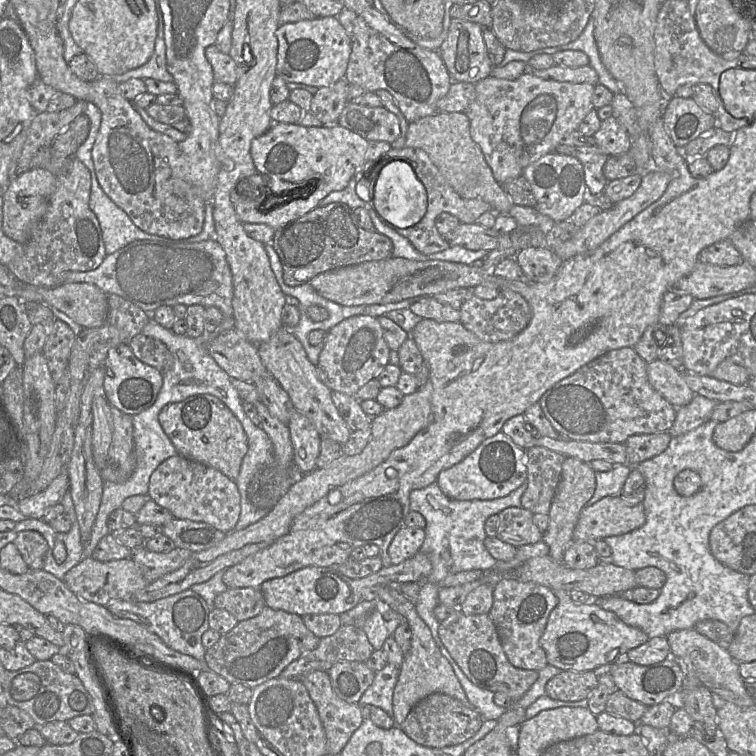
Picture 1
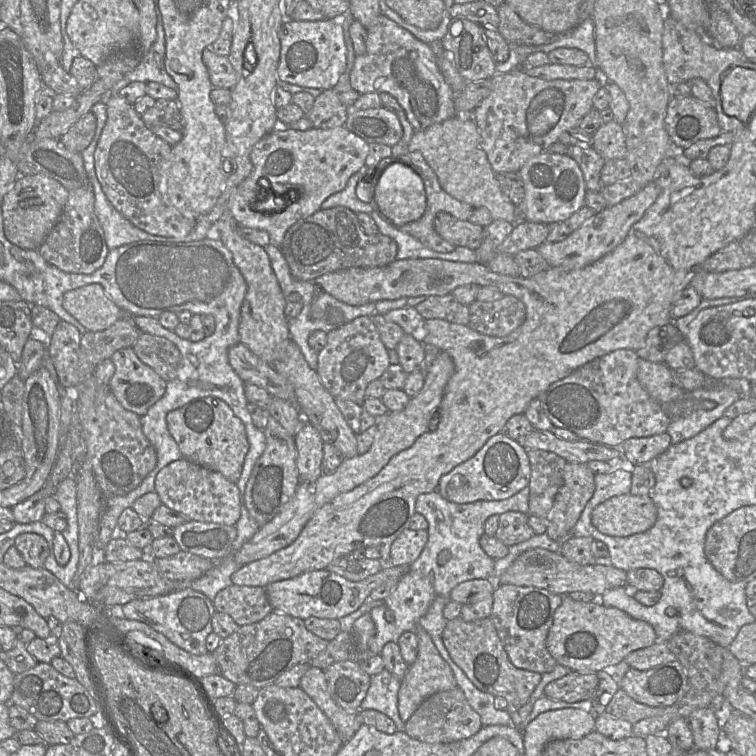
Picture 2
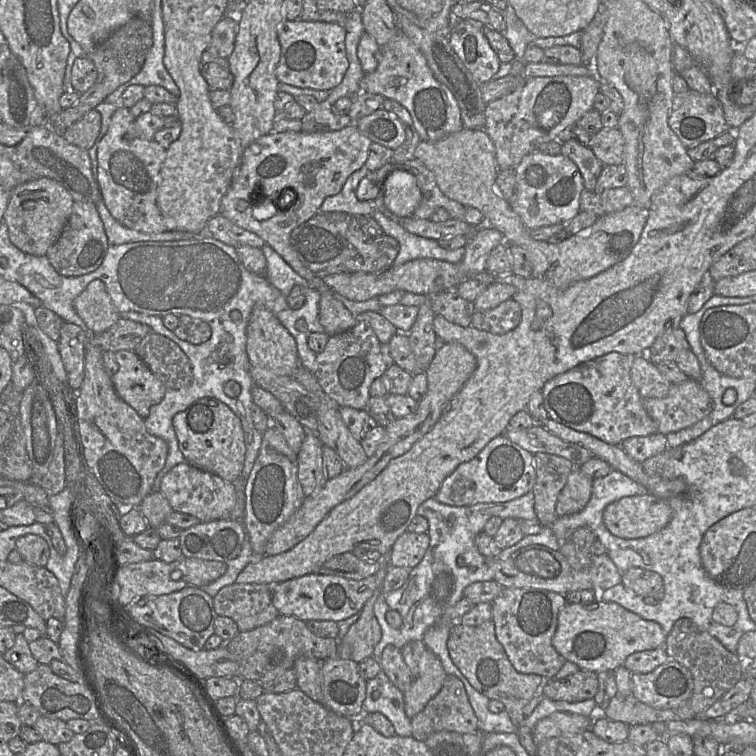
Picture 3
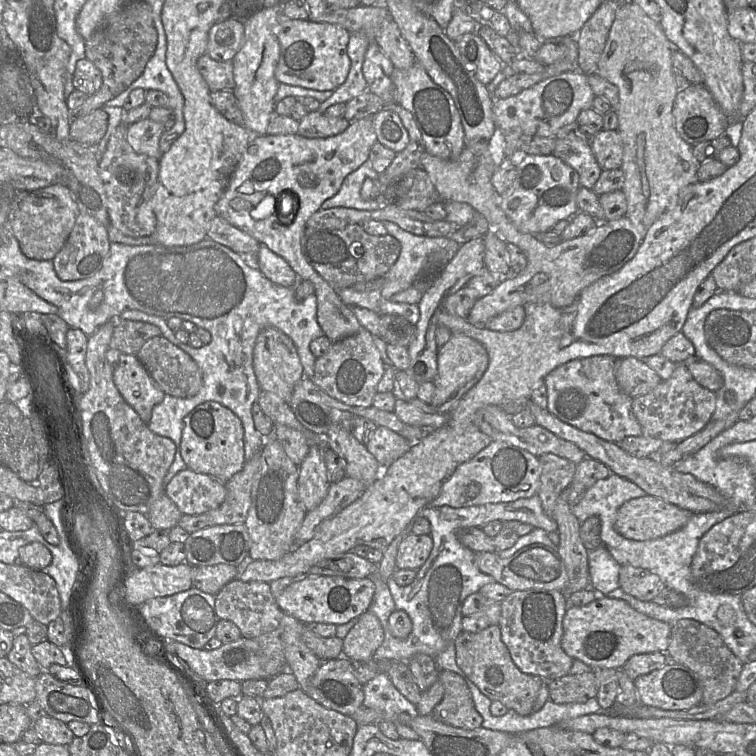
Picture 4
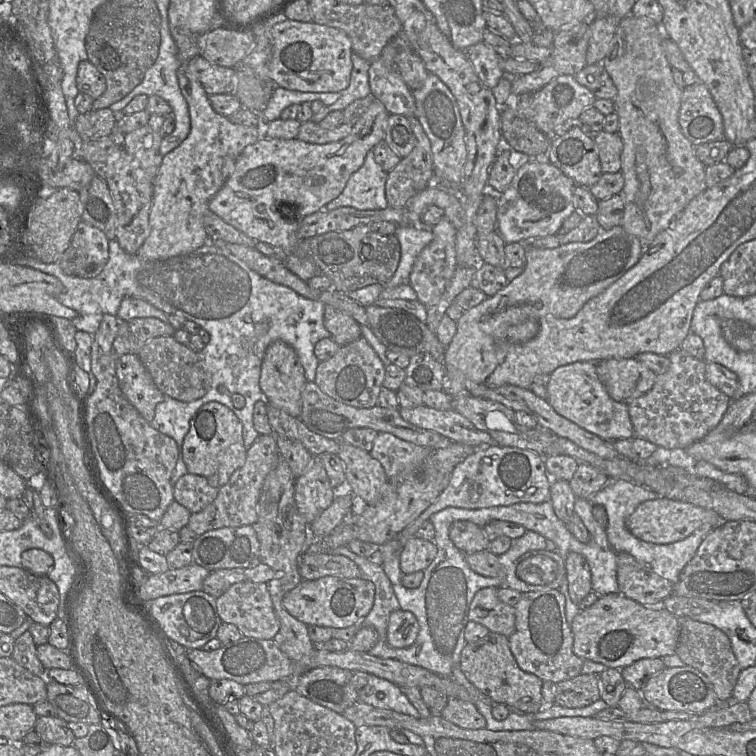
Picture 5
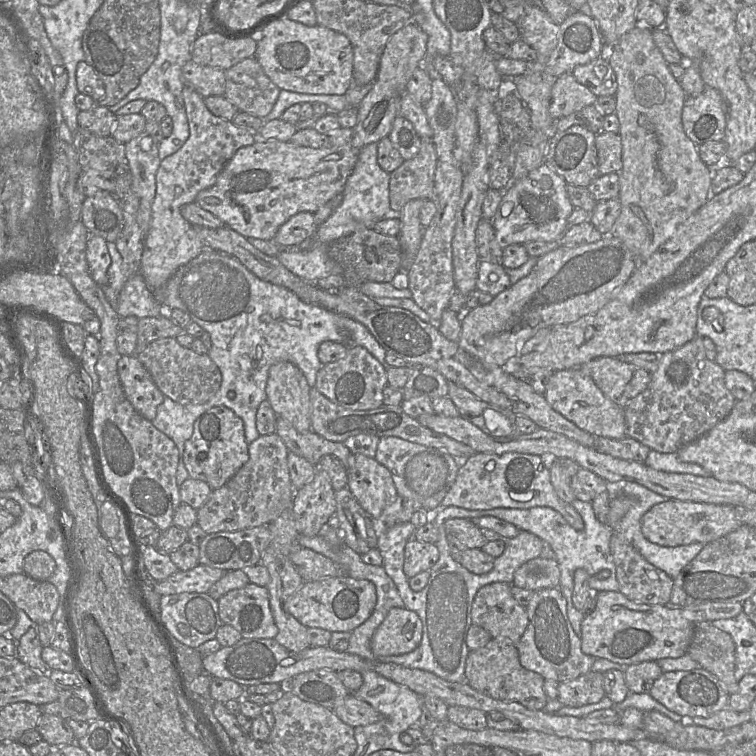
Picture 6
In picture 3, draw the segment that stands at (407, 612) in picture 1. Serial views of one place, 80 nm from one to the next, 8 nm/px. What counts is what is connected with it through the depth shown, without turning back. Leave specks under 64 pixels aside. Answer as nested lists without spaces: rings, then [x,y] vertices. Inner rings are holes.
[[[428,648],[425,649],[419,662],[418,676],[414,678],[409,689],[403,692],[404,710],[408,718],[413,719],[424,709],[426,704],[439,693],[446,676],[447,674],[439,658]]]

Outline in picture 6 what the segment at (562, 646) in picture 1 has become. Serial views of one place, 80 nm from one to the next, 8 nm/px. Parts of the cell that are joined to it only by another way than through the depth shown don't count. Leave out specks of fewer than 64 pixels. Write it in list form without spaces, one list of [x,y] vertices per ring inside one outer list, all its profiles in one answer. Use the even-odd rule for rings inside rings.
[[[601,591],[597,593],[595,609],[586,614],[581,624],[581,649],[584,654],[607,659],[614,663],[632,665],[644,661],[656,661],[663,658],[678,658],[687,653],[692,641],[696,623],[686,617],[683,607],[638,603],[628,599],[619,591]]]

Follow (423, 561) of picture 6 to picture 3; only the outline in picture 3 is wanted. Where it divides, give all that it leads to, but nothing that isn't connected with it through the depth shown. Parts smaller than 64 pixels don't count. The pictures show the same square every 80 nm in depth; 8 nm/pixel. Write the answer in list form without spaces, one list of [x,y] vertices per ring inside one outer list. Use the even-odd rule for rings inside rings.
[[[406,530],[392,545],[388,555],[389,566],[407,569],[415,567],[424,557],[429,543],[428,533],[415,533]]]

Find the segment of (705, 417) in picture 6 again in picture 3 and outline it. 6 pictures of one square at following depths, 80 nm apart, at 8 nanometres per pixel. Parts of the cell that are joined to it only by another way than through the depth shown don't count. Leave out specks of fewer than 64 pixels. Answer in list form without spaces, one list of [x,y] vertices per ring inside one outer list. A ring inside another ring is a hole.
[[[688,378],[672,384],[662,398],[645,398],[643,405],[656,423],[658,433],[667,435],[706,417],[712,411],[714,402],[697,380]]]

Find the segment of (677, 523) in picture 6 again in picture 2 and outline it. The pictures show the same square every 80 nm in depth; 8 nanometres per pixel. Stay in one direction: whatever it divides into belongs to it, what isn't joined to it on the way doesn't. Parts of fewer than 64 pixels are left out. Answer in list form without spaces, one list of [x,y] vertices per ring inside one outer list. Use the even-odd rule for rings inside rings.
[[[622,494],[598,504],[591,515],[593,526],[610,536],[630,536],[650,529],[656,522],[657,508],[649,495]]]

